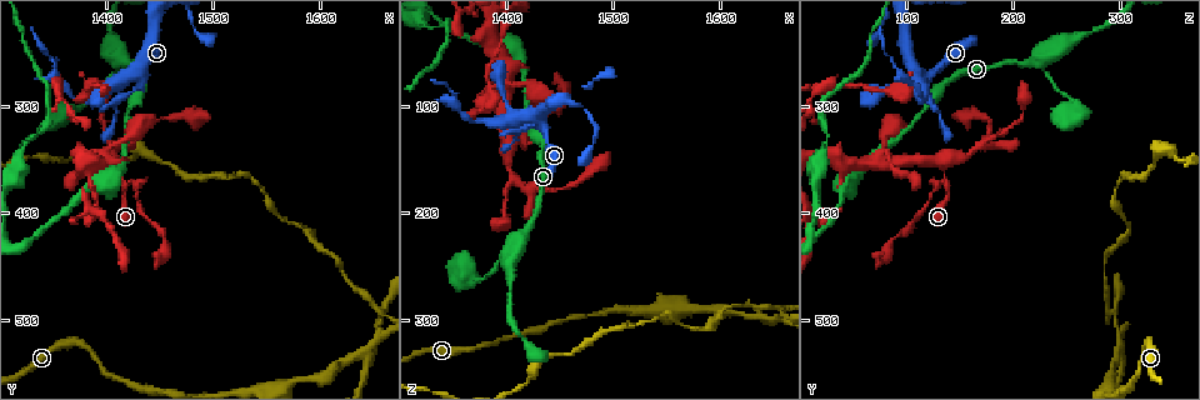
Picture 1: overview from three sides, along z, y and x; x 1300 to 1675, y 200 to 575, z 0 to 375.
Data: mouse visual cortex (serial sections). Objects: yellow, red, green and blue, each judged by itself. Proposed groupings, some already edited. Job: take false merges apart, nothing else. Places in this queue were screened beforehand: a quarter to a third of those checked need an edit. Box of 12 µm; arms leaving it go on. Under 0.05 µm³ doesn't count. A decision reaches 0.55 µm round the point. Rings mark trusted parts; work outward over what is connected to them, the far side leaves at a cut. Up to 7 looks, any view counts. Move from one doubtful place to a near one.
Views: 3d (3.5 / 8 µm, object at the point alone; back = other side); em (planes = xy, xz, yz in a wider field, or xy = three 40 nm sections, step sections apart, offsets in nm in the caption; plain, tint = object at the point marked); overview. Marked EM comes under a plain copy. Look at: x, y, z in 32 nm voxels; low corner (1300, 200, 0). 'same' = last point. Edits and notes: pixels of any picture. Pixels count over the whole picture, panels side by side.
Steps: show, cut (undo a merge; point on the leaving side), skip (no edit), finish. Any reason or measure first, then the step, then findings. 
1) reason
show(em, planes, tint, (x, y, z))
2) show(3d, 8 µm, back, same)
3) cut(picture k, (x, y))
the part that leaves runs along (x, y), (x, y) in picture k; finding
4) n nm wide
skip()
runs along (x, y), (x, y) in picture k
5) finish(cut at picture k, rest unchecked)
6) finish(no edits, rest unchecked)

thick turns thin
show(3d, 3.5 µm, (1386, 290, 116))

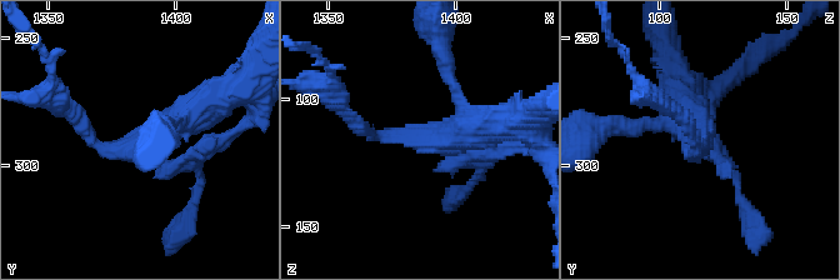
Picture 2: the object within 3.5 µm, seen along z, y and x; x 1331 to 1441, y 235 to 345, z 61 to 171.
arms of 150, 450 nm
show(em, xy, step 5, tint, (1387, 291, 116))

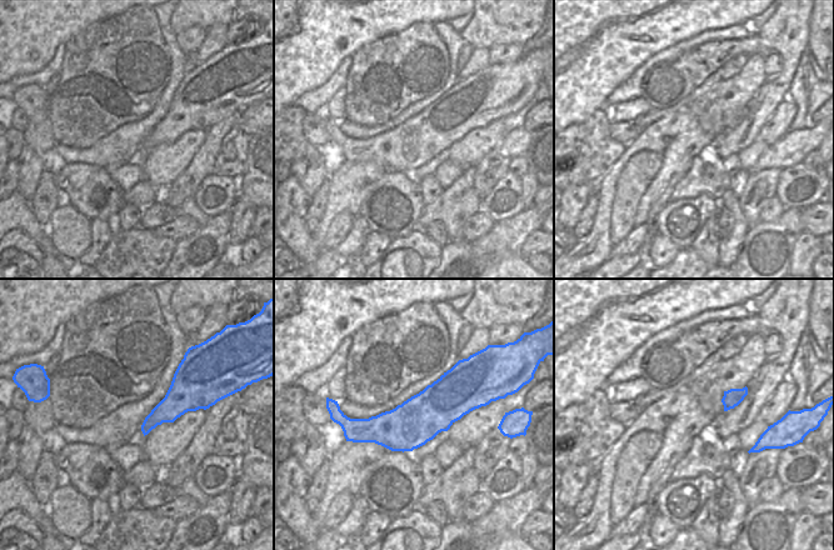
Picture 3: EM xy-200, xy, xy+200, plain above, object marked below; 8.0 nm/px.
skip()
runs along (213, 99), (140, 149), (101, 149), (75, 119) in picture 2; continuous, no second cell

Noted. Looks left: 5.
show(3d, 8 µm, (1412, 252, 222))

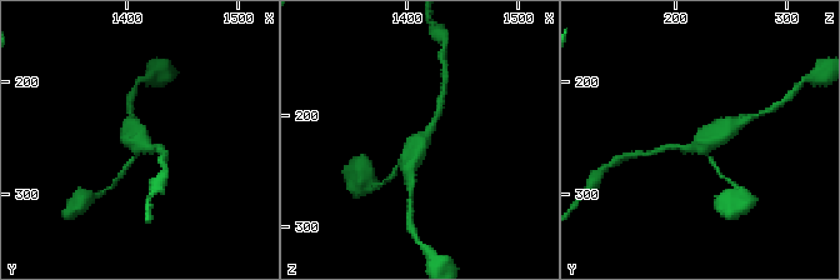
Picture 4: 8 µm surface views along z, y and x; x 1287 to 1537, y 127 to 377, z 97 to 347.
3 arms; arms of 150, 200, 400 nm; need the tissue
show(em, xy, step 3, tint, (1414, 254, 224))

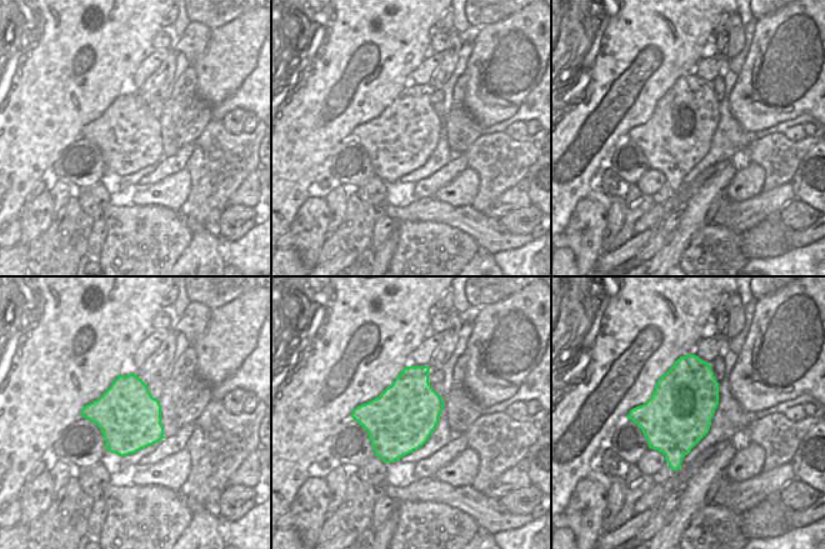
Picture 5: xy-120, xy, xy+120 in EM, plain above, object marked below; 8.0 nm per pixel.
550 nm wide
skip()
runs along (436, 119), (416, 149), (403, 159) in picture 4; continuous, no second cell

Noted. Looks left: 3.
three-way junction
show(3d, 3.5 µm, (1428, 372, 134))

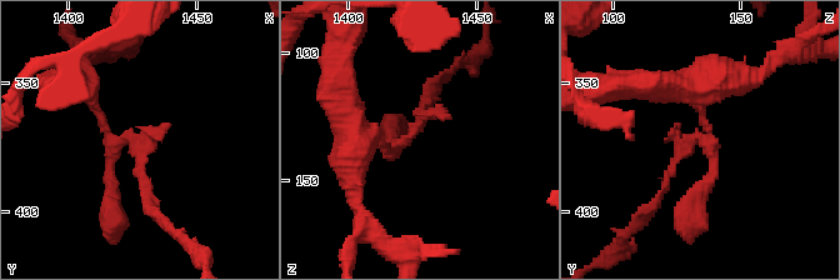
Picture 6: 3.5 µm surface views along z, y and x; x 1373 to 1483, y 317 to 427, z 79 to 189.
need the tissue
show(em, xy, step 2, tint, (1426, 373, 131))

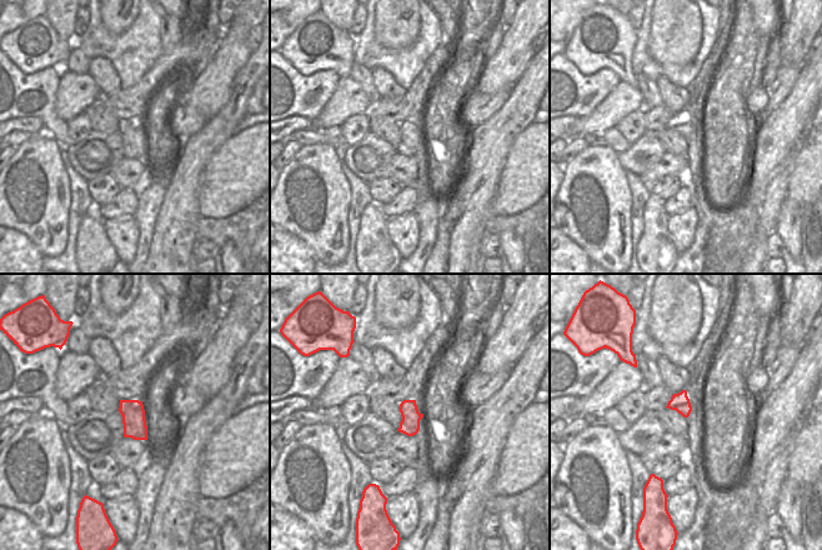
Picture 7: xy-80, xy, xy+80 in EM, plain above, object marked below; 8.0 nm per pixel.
skip()
runs along (394, 138), (389, 154), (413, 134), (428, 93) in picture 6; continuous, no second cell

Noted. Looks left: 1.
finish(no edits, rest unchecked)

